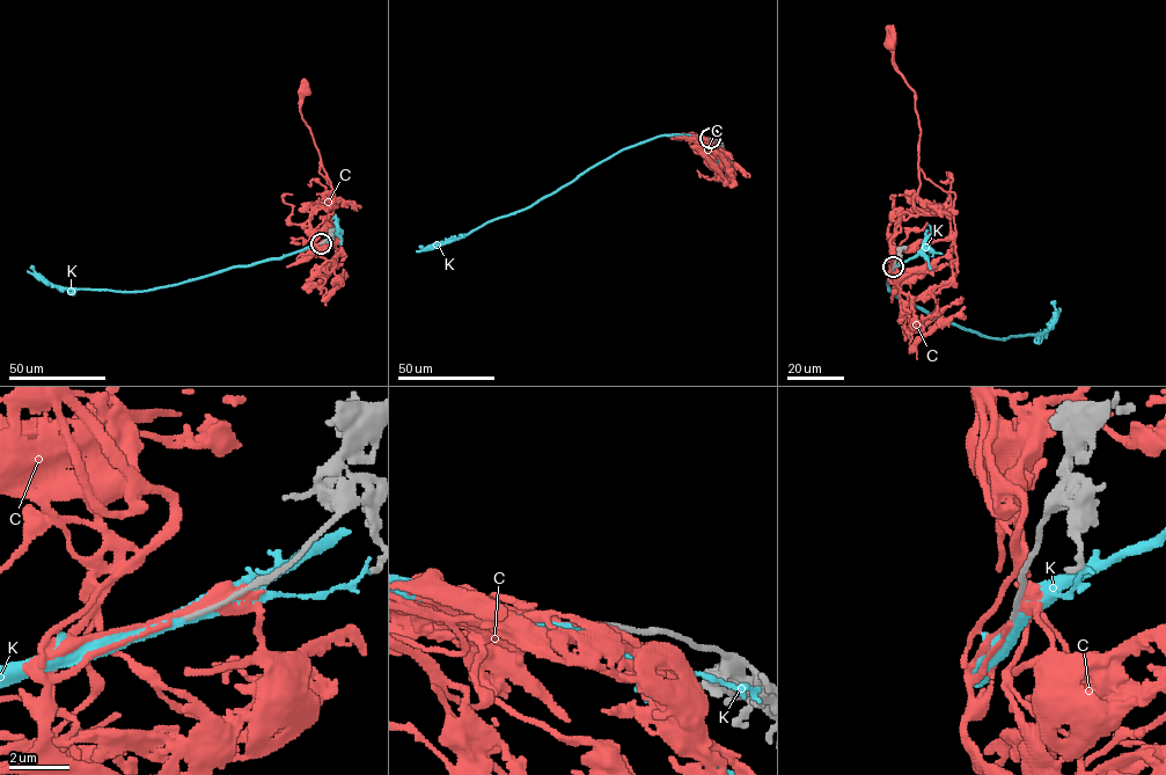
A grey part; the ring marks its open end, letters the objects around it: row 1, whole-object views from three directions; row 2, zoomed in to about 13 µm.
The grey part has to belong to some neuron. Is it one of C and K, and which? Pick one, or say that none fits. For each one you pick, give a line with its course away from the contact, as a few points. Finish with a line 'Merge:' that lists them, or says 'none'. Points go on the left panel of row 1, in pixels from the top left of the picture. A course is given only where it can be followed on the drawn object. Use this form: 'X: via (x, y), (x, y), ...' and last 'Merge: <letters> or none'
C: via (321, 242), (314, 245), (309, 214), (317, 205), (330, 209), (334, 190), (299, 109), (300, 97), (305, 90)
Merge: C

